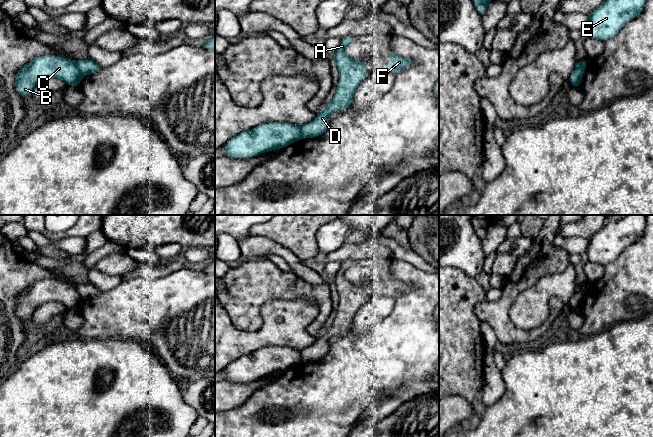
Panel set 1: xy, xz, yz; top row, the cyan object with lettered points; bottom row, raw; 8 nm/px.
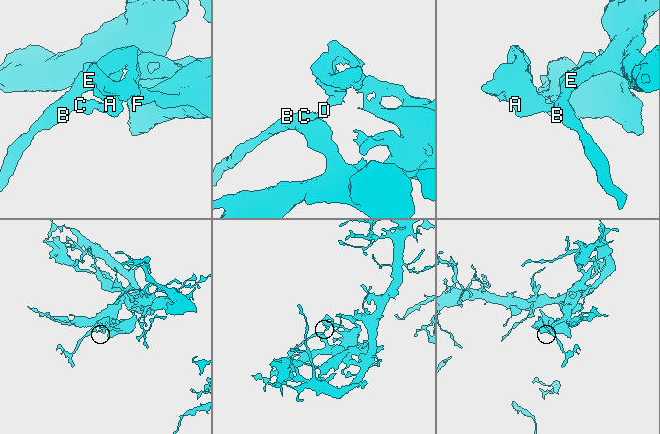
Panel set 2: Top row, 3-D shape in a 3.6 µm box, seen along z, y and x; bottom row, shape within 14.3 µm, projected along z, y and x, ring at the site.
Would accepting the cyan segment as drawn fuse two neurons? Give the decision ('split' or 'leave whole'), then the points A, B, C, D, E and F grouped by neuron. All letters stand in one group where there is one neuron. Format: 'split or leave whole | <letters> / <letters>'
split | A D F / B C E

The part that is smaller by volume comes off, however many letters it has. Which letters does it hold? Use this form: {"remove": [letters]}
{"remove": ["A", "D", "F"]}

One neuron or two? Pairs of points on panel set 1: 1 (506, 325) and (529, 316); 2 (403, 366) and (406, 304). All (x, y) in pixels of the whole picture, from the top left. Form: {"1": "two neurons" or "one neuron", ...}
{"1": "two neurons", "2": "one neuron"}

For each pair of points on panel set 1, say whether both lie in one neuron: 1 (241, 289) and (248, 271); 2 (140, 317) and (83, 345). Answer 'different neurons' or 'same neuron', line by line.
1: same neuron
2: different neurons

